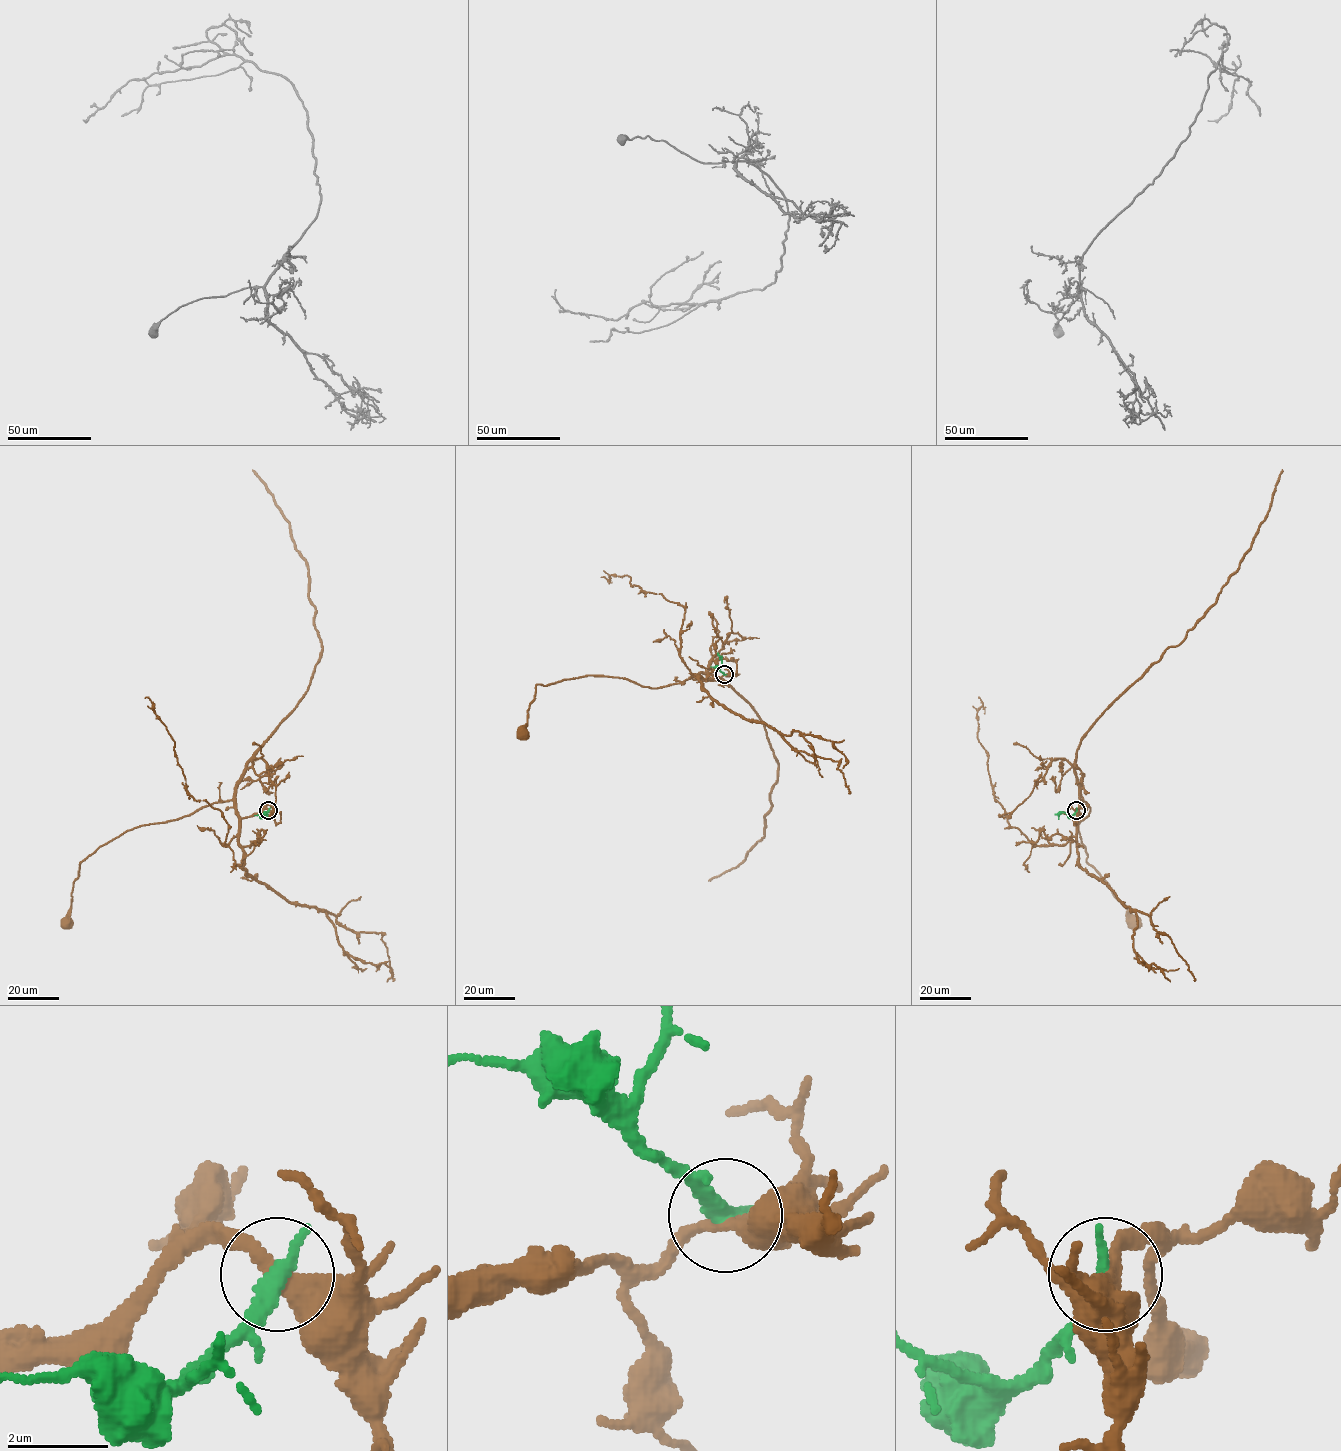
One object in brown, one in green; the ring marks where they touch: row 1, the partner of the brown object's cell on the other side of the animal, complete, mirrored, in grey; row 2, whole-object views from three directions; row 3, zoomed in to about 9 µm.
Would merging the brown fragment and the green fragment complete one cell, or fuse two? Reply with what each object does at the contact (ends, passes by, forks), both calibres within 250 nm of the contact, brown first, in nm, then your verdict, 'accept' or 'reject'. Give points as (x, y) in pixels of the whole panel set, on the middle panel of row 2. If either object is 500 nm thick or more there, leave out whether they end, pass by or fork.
brown passes by; green ends there; 320 nm thick on the brown side, 340 nm on the other; reject

